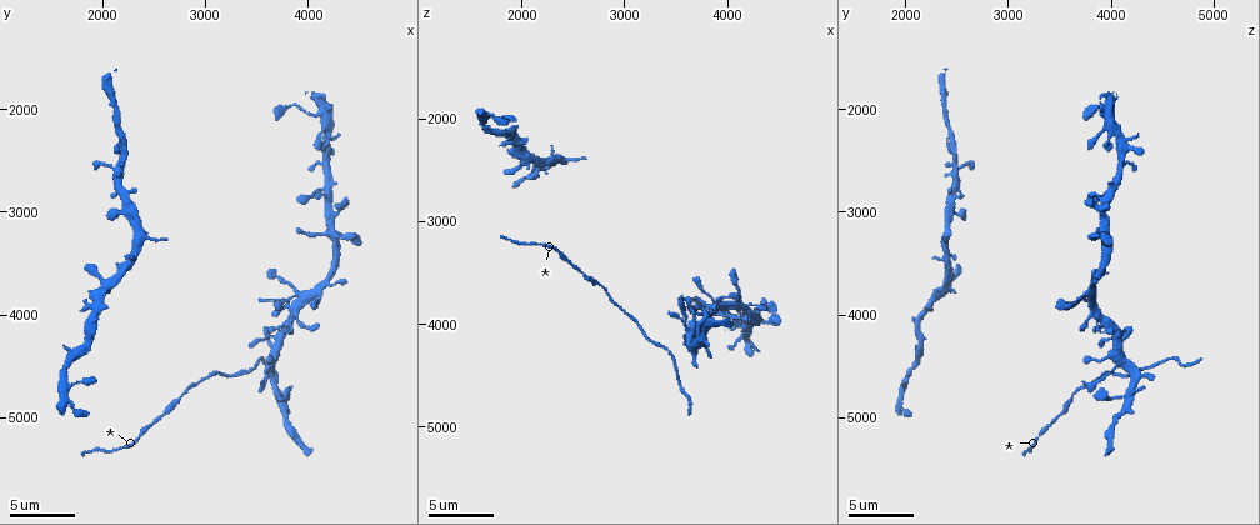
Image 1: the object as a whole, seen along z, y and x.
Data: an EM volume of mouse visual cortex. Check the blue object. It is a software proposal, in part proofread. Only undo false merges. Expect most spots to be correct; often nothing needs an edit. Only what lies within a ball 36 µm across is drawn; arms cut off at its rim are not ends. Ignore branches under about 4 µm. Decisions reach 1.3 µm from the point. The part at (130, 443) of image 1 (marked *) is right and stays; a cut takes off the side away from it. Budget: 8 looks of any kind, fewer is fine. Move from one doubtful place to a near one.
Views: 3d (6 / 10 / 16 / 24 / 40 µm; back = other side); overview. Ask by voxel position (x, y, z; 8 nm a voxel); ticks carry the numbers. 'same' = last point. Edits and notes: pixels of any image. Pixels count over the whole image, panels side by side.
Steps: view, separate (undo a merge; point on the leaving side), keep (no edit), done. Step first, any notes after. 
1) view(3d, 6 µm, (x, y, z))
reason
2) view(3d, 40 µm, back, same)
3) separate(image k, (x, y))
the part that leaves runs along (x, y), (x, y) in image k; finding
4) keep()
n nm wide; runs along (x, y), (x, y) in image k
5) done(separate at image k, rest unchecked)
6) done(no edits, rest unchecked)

view(3d, 10 µm, (2720, 4820, 3580))
calibre changes

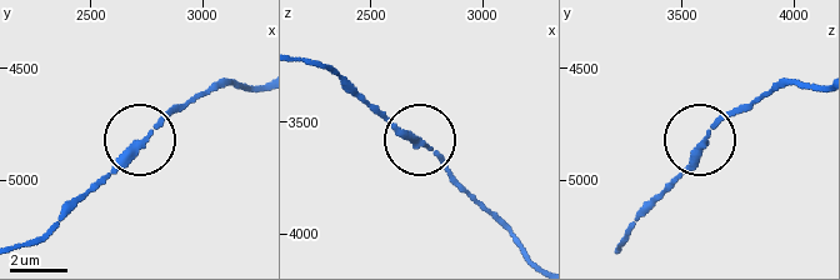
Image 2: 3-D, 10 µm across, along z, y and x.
view(3d, 10 µm, back, (2720, 4840, 3590))
from behind

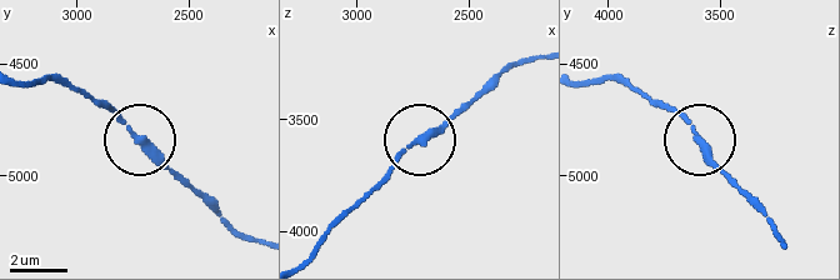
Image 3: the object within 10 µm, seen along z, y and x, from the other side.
keep()
runs along (518, 61), (499, 69), (449, 119), (405, 148), (365, 196) in image 3; all the same cell

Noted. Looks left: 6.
view(3d, 6 µm, (3640, 4540, 4200))
a fork

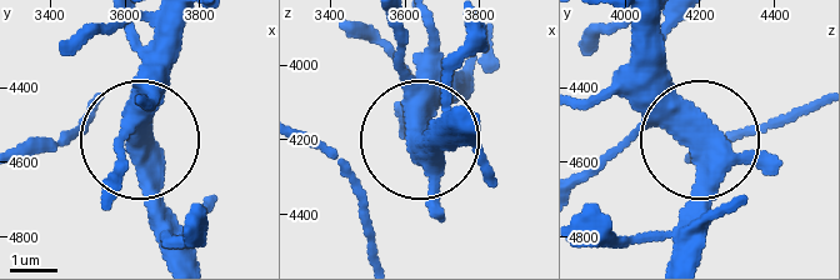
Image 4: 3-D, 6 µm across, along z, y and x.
keep()
one cell here

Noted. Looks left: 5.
view(3d, 10 µm, (2340, 3220, 2400))
calibre changes

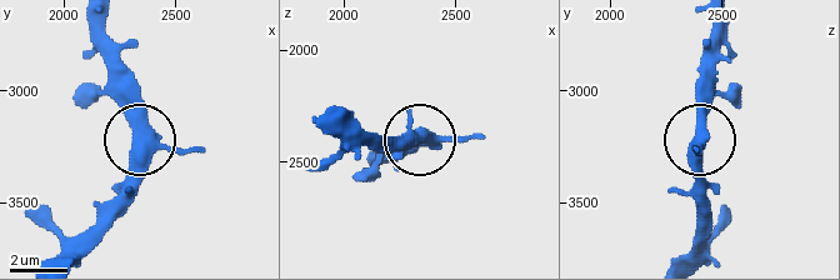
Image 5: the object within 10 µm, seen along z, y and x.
keep()
3 arms; all the same cell

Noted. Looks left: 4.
view(3d, 10 µm, (2180, 2520, 2500))
three arms meet

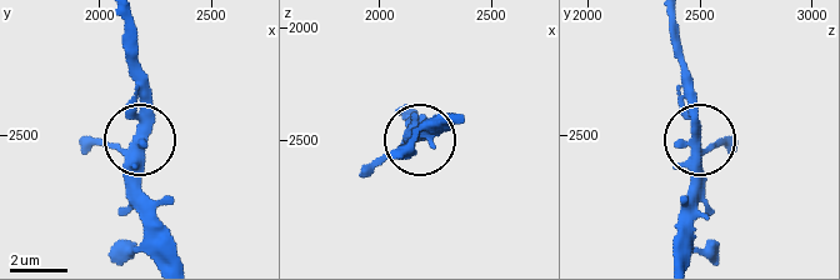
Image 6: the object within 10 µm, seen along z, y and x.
view(3d, 6 µm, (2190, 2500, 2470))

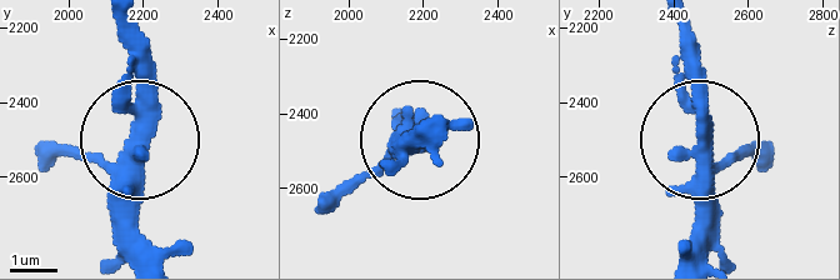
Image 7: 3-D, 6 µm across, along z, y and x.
keep()
runs along (158, 258), (134, 210), (134, 23) in image 7; all the same cell

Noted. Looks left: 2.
done(no edits, rest unchecked)

